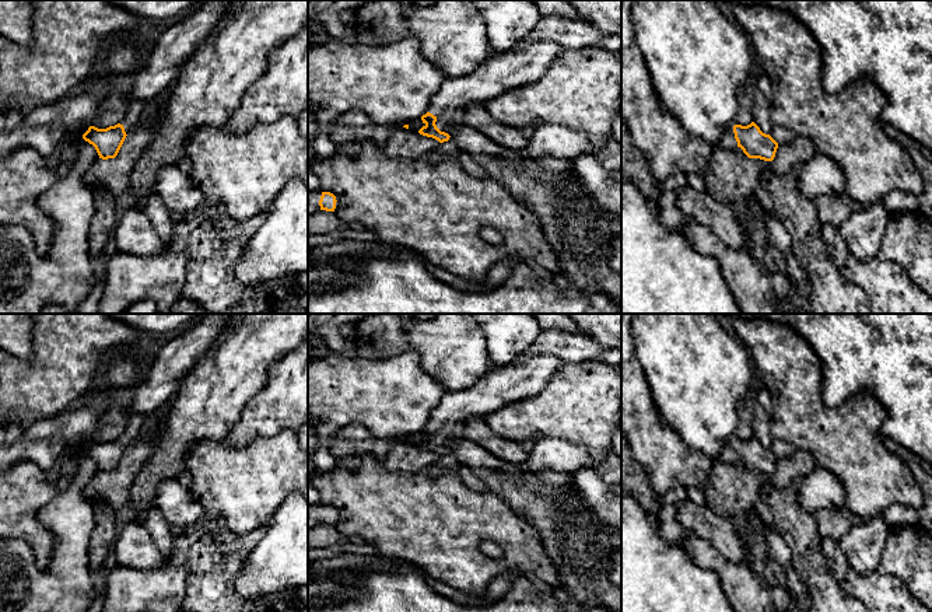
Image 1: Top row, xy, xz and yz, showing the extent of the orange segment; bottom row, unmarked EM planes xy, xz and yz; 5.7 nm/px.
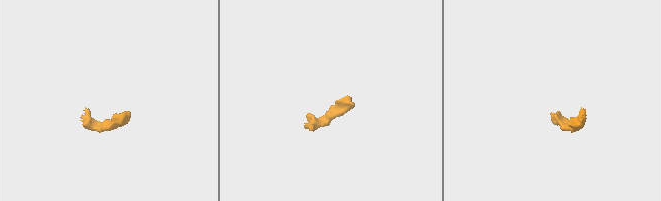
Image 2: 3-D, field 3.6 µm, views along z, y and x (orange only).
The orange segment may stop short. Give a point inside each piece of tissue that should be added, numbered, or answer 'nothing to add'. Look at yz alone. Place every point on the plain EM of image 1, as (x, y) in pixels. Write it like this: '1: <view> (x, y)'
1: yz (728, 454)

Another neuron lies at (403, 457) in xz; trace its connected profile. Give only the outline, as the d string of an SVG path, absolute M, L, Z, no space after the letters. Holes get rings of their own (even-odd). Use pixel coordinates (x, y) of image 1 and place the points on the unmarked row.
M403 441L395 444L389 450L382 464L386 469L400 471L406 473L418 473L430 465L435 464L438 459L438 454Z

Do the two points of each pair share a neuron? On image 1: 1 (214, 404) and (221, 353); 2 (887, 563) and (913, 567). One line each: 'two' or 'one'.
1: one
2: one

